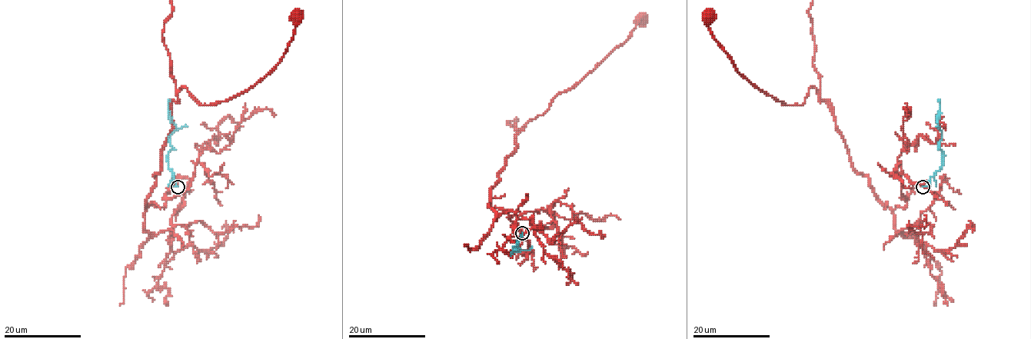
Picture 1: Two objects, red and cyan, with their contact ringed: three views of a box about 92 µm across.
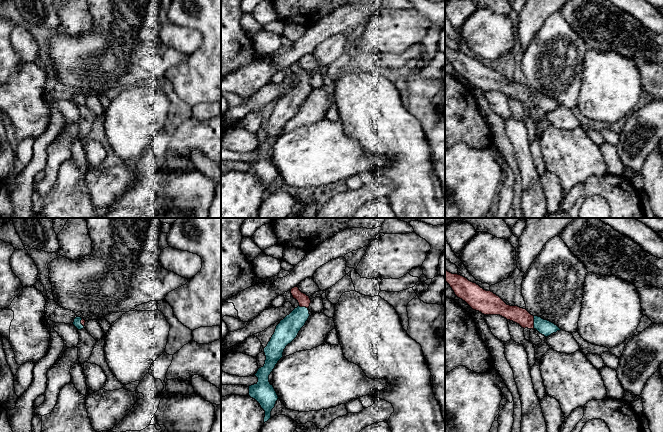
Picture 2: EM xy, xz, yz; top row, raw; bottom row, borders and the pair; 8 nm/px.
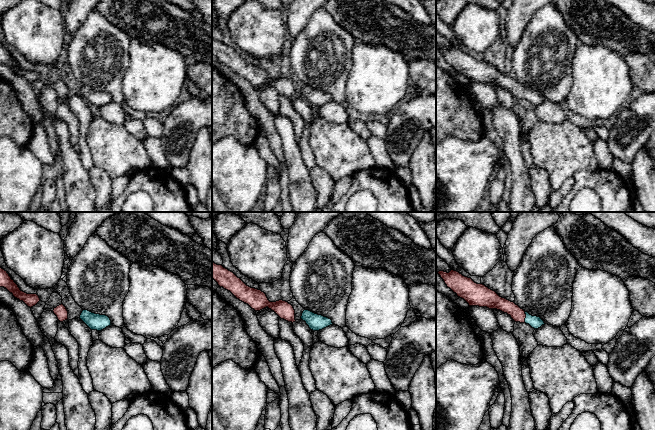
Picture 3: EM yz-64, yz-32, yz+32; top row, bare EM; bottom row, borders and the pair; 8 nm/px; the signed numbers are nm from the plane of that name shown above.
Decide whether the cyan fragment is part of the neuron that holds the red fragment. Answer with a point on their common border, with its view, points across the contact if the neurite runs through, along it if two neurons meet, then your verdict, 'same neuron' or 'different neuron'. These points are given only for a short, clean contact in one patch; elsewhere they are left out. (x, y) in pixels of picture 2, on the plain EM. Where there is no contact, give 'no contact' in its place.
meets red in yz at (533, 98); same neuron

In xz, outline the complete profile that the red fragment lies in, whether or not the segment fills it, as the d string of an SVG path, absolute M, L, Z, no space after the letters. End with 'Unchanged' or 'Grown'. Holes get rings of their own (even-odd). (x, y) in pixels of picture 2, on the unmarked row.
M298 63L292 64L290 68L298 77L299 82L276 102L274 110L264 124L265 140L255 150L258 158L249 162L249 172L255 175L265 187L264 199L271 194L271 187L279 174L273 161L269 158L269 151L283 133L286 122L297 113L310 92L308 84L311 76L309 72L302 69Z. Grown

